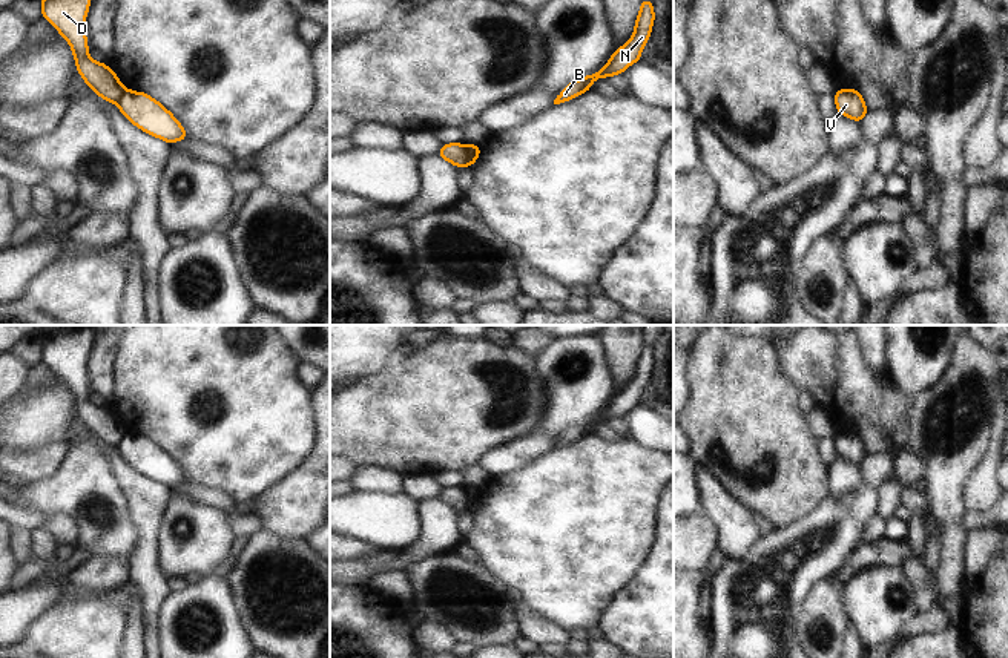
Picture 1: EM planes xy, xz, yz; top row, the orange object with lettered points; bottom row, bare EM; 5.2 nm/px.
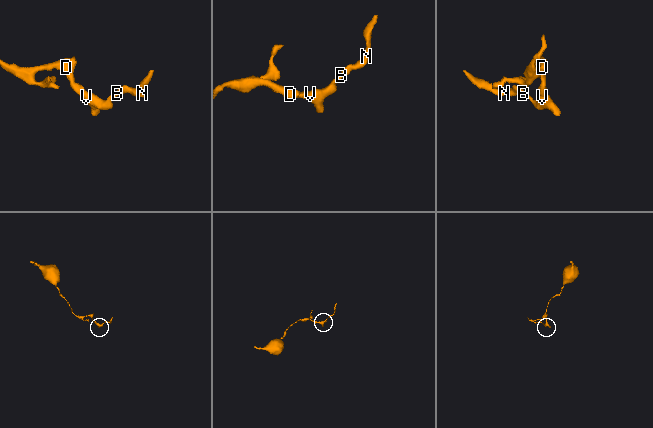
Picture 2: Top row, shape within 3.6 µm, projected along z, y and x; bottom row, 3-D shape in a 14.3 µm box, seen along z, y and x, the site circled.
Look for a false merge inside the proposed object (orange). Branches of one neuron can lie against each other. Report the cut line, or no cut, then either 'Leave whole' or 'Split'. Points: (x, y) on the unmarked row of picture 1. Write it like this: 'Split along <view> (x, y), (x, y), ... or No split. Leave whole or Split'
Split along xz (464, 490), (467, 509). Split.

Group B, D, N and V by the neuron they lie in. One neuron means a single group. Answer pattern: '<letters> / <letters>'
B N V / D

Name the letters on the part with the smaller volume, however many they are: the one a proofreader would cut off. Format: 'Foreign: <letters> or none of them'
Foreign: B, N, V

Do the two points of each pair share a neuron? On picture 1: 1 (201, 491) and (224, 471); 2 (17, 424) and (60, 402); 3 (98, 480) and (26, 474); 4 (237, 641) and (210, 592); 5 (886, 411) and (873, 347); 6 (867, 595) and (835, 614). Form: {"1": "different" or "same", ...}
{"1": "different", "2": "same", "3": "different", "4": "same", "5": "different", "6": "different"}

